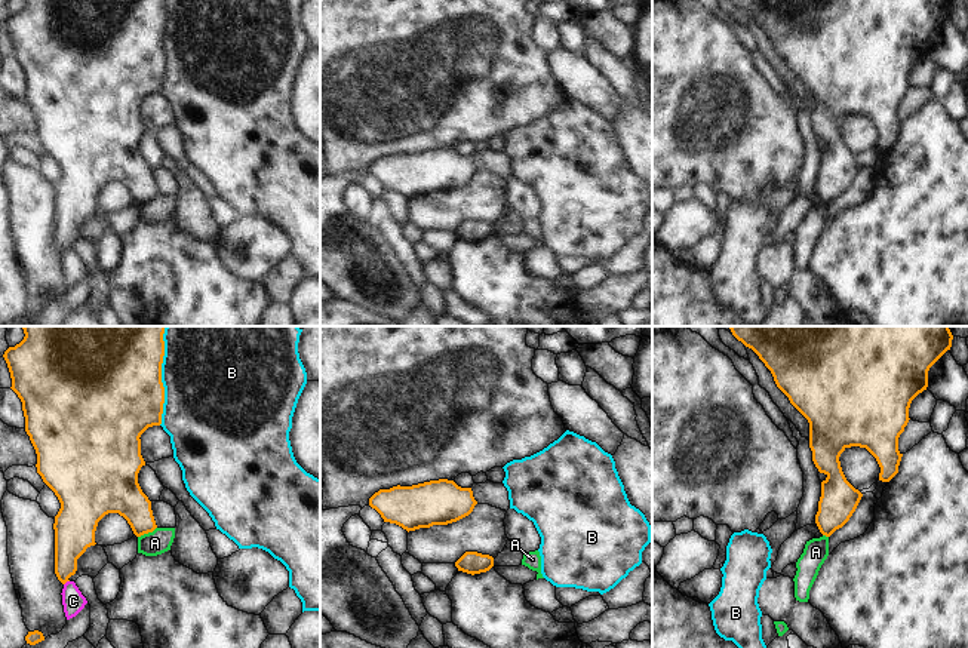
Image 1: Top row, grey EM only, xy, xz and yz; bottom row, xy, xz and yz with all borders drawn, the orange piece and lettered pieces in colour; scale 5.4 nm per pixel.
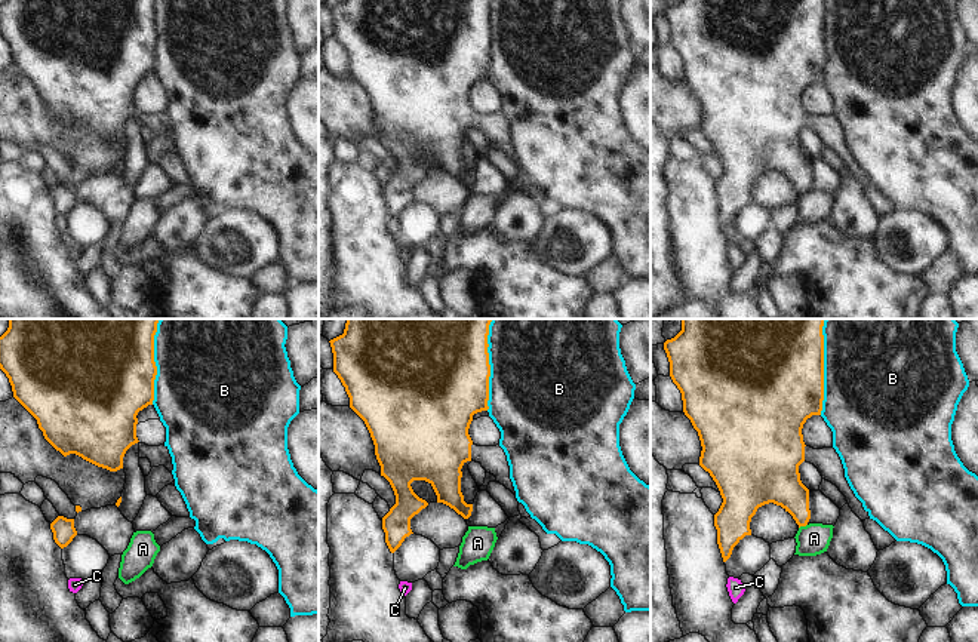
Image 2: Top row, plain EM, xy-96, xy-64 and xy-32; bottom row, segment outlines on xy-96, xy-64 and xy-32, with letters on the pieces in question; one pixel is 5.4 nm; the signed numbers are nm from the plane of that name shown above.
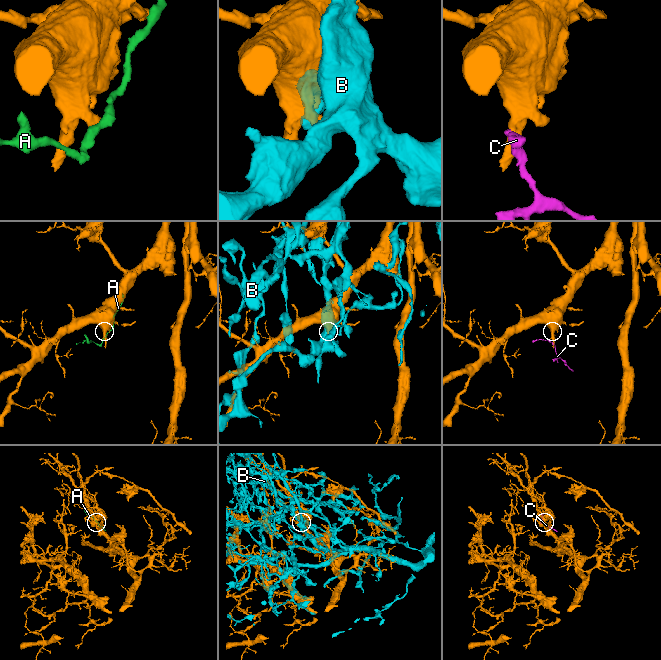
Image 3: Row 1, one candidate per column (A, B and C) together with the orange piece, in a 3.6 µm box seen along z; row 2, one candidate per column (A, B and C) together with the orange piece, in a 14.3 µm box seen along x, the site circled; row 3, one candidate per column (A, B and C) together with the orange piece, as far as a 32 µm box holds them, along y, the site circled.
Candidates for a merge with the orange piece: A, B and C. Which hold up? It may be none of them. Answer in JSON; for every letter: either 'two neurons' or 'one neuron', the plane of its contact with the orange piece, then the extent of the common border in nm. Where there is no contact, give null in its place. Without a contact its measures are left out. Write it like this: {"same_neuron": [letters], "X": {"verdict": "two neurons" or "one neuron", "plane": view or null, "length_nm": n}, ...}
{"same_neuron": [], "A": {"verdict": "two neurons", "plane": "xy", "length_nm": 120}, "B": {"verdict": "two neurons", "plane": "xy", "length_nm": 500}, "C": {"verdict": "two neurons", "plane": "xy", "length_nm": 40}}

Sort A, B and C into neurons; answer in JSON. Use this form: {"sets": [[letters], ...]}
{"sets": [["A"], ["B"], ["C"]]}

